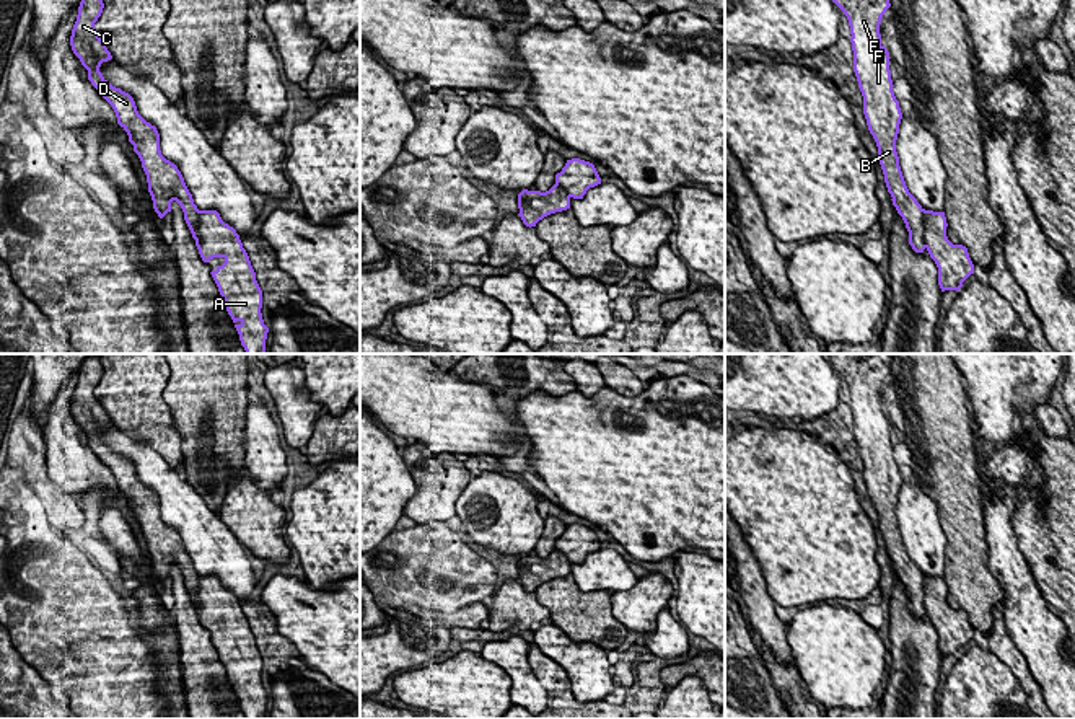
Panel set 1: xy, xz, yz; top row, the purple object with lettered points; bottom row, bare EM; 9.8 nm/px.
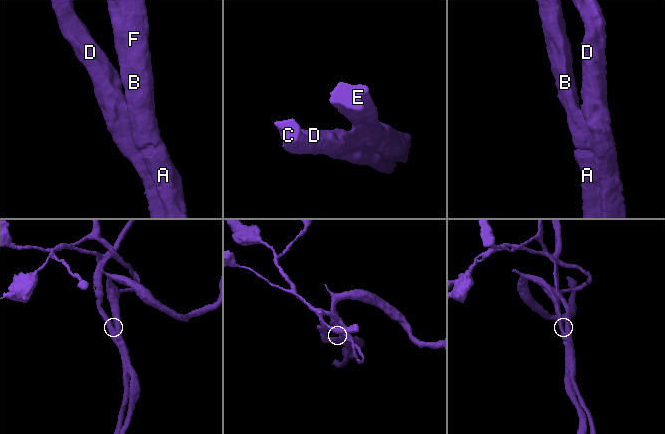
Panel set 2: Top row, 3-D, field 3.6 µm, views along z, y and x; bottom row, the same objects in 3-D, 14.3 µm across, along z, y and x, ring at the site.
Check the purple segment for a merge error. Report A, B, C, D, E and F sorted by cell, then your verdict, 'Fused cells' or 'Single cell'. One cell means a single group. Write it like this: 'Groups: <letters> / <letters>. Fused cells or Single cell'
Groups: A B E F / C D. Fused cells

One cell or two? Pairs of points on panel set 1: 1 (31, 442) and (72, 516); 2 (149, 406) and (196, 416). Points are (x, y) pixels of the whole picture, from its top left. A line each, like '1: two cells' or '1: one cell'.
1: one cell
2: two cells

